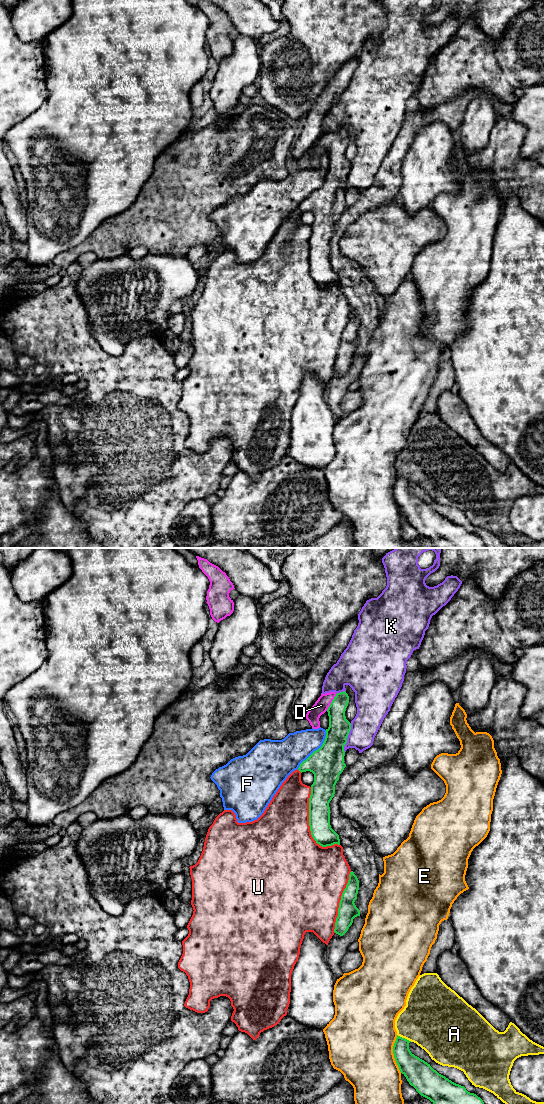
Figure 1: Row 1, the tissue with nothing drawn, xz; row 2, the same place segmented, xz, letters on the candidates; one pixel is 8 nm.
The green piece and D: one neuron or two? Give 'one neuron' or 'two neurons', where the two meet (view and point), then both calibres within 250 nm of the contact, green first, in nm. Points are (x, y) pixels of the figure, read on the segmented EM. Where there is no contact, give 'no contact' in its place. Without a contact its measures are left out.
one neuron | xz (331, 702) | 180/110 nm

